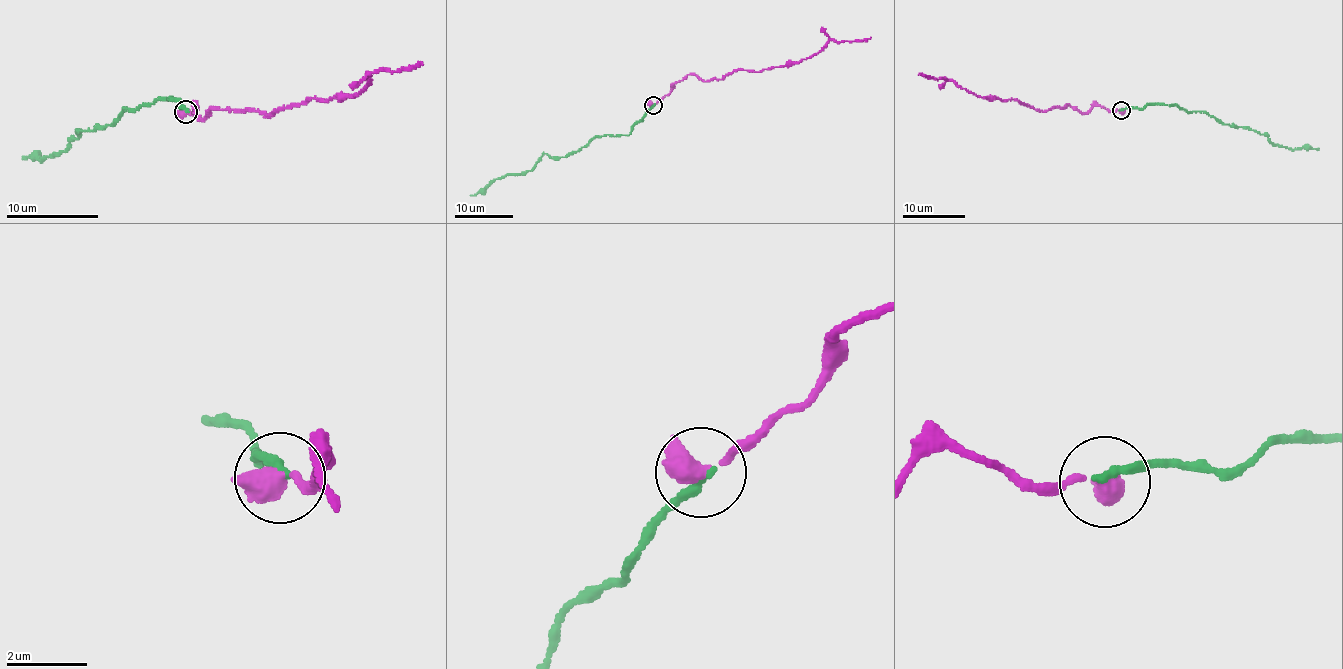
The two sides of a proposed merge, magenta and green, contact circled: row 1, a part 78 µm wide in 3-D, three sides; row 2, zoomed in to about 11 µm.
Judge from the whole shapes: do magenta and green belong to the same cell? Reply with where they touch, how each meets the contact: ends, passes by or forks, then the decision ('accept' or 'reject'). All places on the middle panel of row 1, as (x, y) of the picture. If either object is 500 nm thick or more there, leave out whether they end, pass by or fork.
(653, 105) | accept

